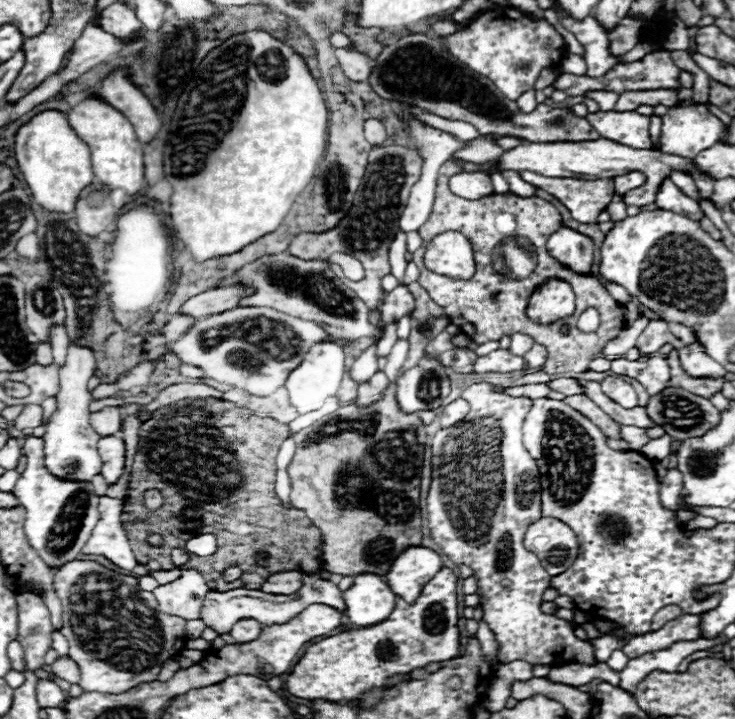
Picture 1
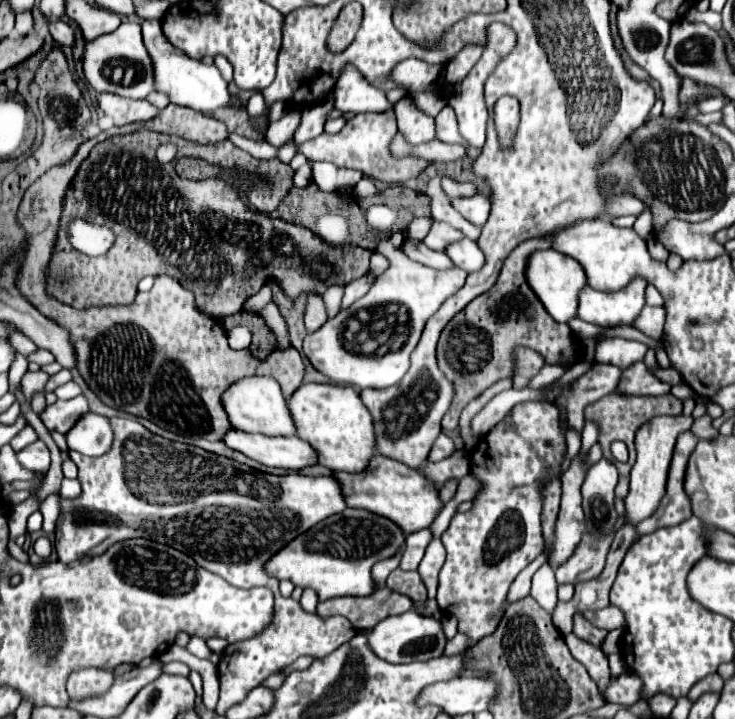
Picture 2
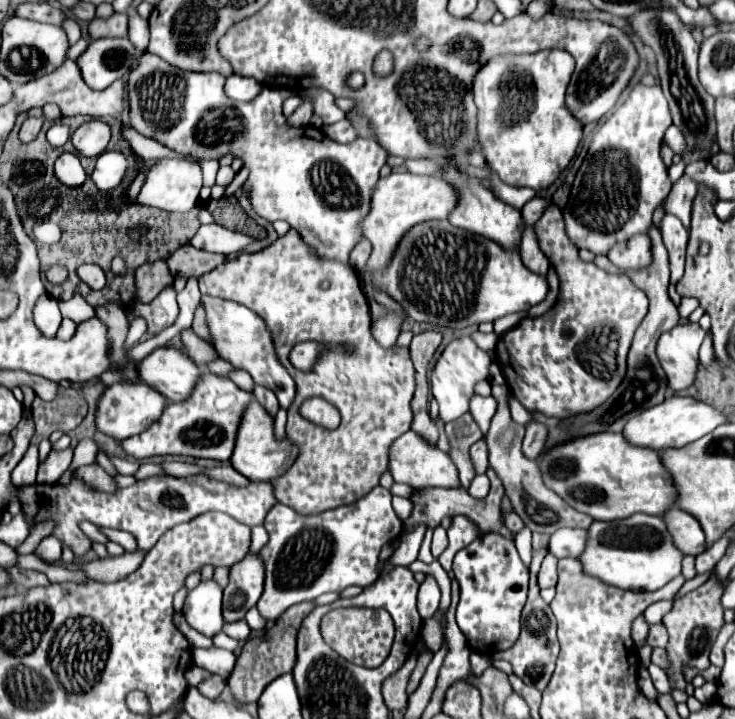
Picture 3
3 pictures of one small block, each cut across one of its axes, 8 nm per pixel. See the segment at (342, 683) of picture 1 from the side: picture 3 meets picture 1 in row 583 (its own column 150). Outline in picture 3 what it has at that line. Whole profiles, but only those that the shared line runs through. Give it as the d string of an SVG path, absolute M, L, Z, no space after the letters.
M206 372L206 376L202 376L202 384L198 384L190 400L168 404L158 424L152 424L146 432L142 432L142 436L132 436L130 440L124 440L122 448L134 458L180 454L194 458L230 460L244 410L248 408L252 398L252 392L240 390L230 378Z

